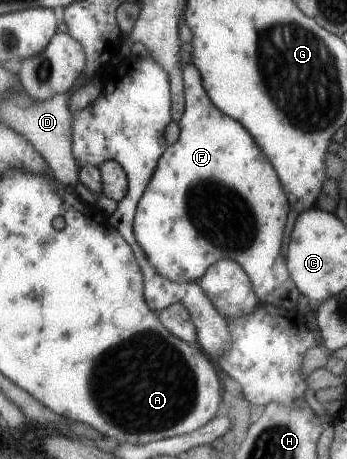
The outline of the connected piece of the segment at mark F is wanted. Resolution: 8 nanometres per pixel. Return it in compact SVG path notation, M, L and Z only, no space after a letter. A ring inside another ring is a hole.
M191 61L186 64L185 74L185 112L178 122L180 134L178 140L166 150L158 174L153 174L154 182L142 198L142 206L137 206L134 218L134 236L146 251L150 264L160 276L170 282L199 282L206 270L218 260L230 259L237 262L249 275L250 282L260 302L284 307L288 311L297 311L298 291L292 296L292 282L282 256L282 240L286 230L286 216L290 212L290 199L282 190L281 179L273 162L262 152L253 135L235 118L214 106L205 89L201 71Z

